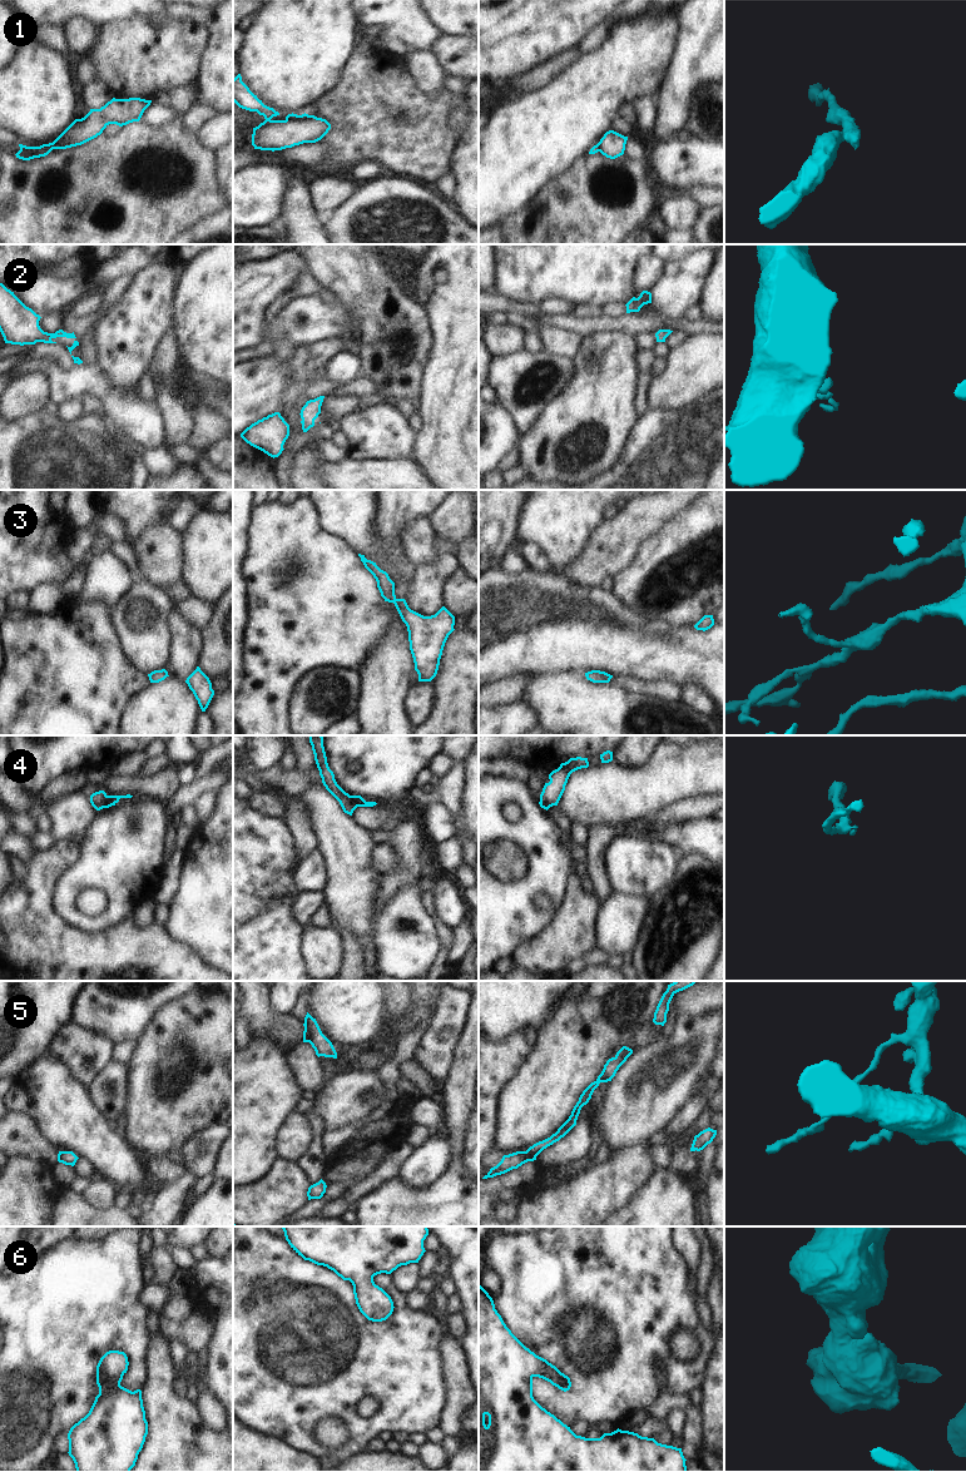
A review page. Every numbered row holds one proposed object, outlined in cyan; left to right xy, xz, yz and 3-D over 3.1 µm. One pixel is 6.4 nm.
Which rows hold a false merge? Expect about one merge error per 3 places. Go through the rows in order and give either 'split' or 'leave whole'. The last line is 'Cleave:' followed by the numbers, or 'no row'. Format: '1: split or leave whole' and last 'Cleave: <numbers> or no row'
1: split
2: leave whole
3: leave whole
4: leave whole
5: split
6: leave whole
Cleave: 1, 5

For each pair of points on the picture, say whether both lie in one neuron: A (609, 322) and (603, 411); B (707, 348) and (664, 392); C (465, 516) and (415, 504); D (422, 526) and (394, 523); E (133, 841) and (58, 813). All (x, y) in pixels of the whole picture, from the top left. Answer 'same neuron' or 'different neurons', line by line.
A: different neurons
B: same neuron
C: different neurons
D: different neurons
E: different neurons

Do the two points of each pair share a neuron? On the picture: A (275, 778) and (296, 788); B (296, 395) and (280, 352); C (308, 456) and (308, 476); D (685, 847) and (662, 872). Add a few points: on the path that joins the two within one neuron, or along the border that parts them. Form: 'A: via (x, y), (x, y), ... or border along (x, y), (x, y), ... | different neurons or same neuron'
A: via (280, 778), (291, 783) | same neuron
B: via (291, 385), (285, 362) | same neuron
C: via (308, 461), (308, 471) | same neuron
D: border along (652, 841), (668, 844), (680, 856) | different neurons

